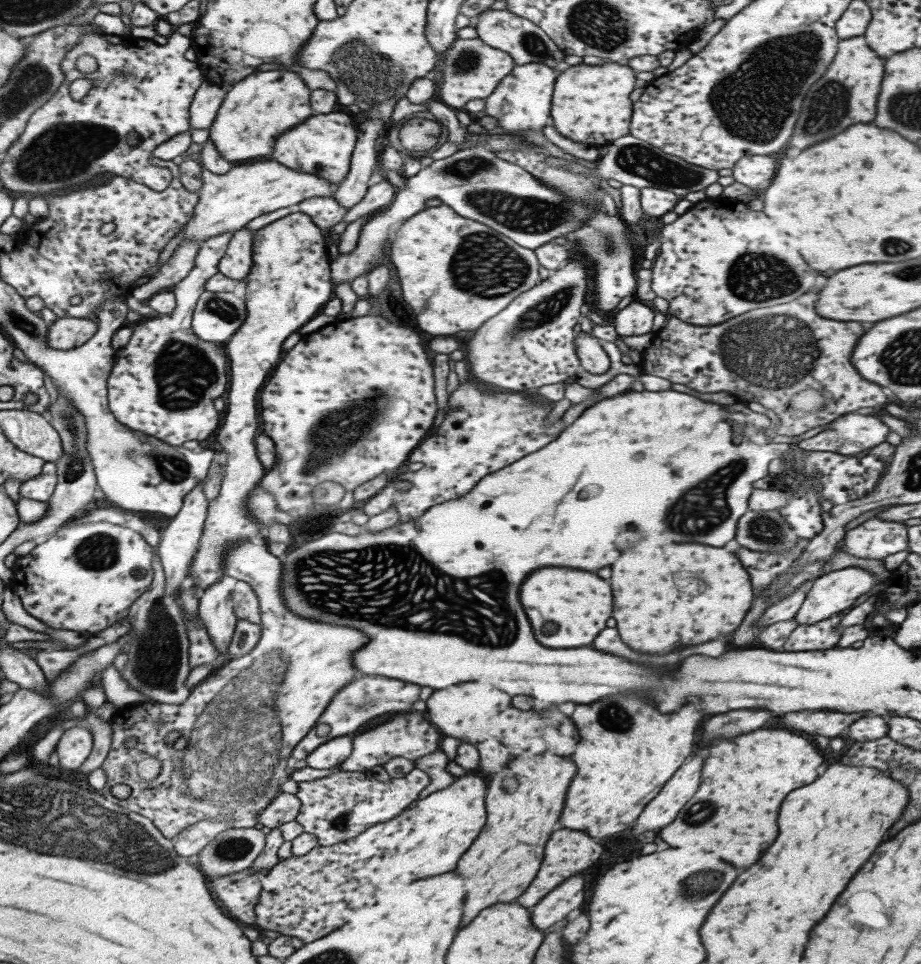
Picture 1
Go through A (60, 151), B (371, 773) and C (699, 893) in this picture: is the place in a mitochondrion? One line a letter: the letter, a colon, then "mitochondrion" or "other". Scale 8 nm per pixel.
A: mitochondrion
B: other
C: mitochondrion

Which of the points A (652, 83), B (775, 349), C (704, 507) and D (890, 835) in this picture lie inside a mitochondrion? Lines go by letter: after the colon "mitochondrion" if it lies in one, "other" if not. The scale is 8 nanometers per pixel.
A: other
B: mitochondrion
C: mitochondrion
D: other

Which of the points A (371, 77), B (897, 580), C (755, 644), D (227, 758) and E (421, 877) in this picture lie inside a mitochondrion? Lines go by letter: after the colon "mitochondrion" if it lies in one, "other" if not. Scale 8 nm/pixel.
A: mitochondrion
B: other
C: other
D: mitochondrion
E: other

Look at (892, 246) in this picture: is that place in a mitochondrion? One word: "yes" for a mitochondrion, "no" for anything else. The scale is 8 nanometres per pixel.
yes

